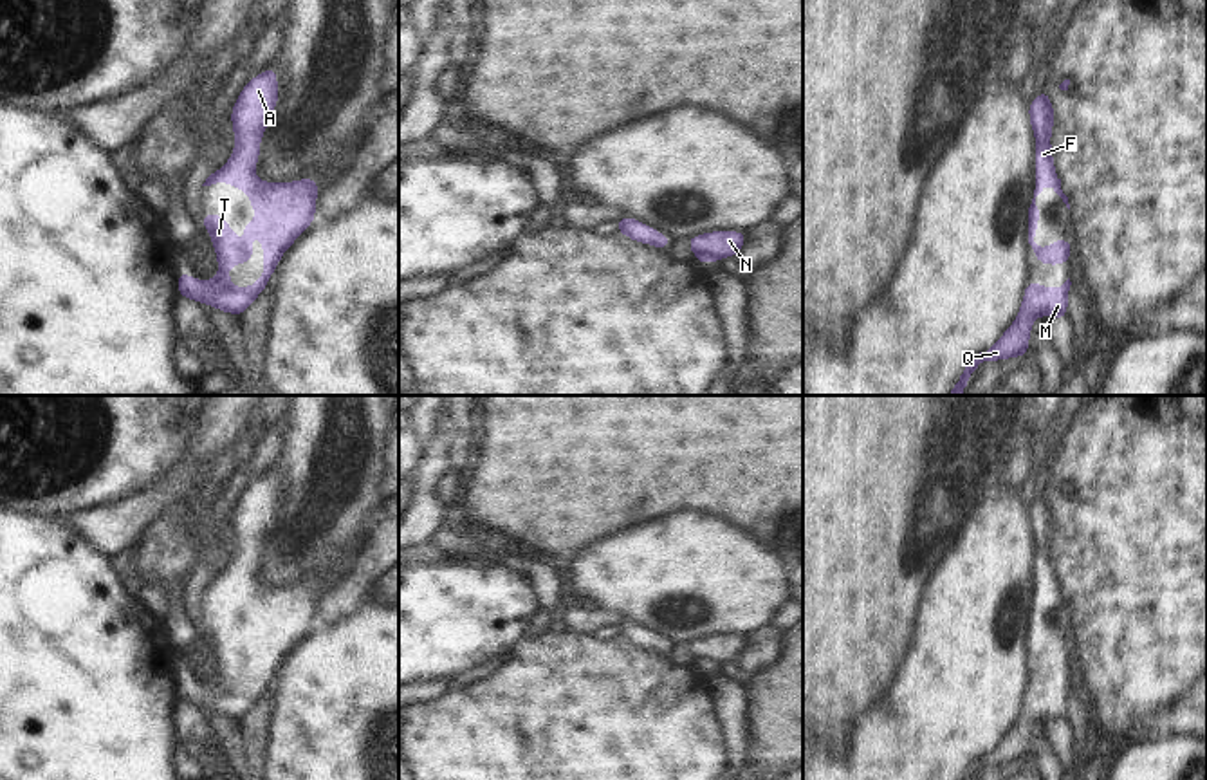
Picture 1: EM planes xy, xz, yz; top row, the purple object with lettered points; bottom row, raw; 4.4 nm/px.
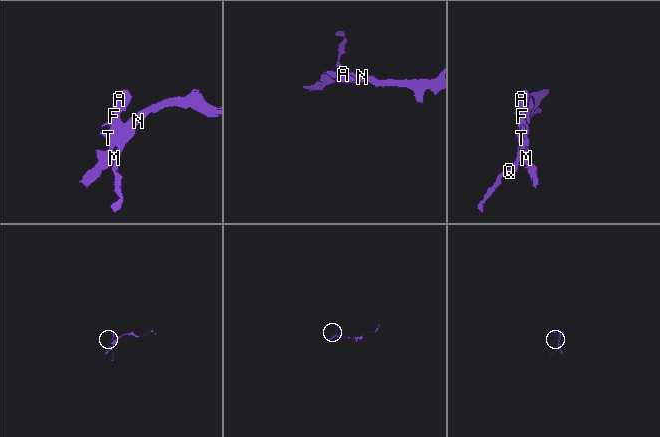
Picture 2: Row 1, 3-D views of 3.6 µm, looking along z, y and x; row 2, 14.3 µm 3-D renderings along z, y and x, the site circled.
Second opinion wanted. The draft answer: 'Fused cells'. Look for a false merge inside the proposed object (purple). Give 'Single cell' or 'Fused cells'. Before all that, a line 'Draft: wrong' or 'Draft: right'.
Draft: wrong
Single cell

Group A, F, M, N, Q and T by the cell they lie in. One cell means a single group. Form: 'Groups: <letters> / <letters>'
Groups: A F M N Q T

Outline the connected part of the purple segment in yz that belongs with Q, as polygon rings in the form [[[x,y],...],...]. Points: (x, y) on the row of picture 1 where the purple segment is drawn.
[[[1070,278],[1059,287],[1041,287],[1037,280],[1028,280],[1021,307],[1012,325],[987,350],[972,356],[960,379],[953,385],[947,395],[963,395],[971,374],[985,361],[1003,361],[1009,358],[1025,358],[1030,343],[1034,320],[1050,316],[1064,321],[1068,312]]]

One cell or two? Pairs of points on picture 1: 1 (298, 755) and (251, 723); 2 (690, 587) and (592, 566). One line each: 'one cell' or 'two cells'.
1: two cells
2: one cell

